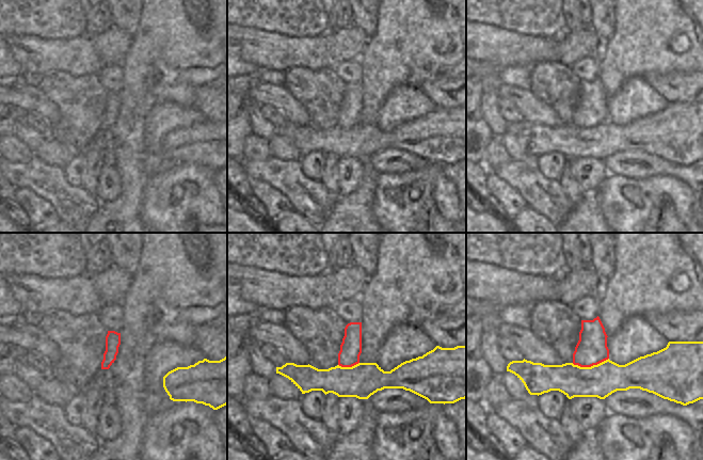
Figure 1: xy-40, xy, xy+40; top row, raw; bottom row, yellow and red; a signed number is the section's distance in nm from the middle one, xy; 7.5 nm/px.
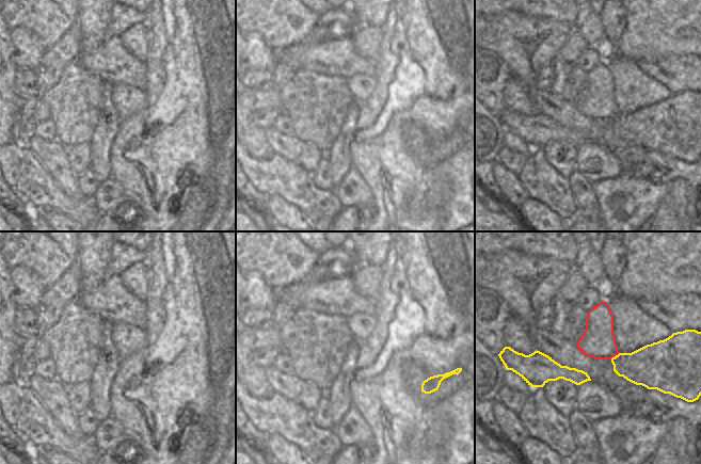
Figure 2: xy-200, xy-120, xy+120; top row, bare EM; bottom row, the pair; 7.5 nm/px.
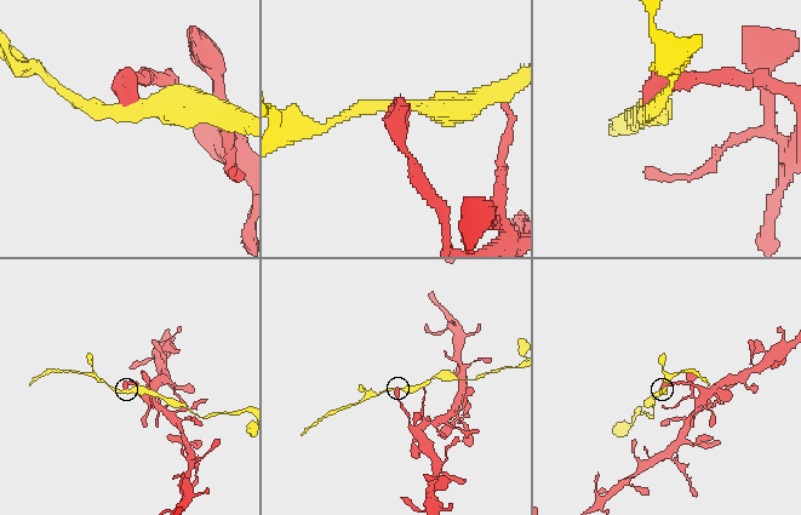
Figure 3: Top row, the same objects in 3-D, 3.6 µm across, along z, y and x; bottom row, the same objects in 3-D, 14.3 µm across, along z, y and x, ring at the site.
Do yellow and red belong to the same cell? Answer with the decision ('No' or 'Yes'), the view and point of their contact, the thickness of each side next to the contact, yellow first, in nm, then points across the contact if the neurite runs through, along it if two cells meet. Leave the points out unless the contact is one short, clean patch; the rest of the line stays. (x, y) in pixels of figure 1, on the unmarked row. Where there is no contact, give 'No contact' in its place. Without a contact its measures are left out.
No. Touches yellow at xy+40 (591, 127). Thickness 240 nm (yellow) against 240 nm. Boundary: xy+40 (608, 119), (590, 127), (578, 127), (572, 124).

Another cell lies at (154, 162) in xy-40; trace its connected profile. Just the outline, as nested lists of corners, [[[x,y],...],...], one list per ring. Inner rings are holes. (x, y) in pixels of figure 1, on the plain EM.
[[[146,152],[144,157],[144,168],[149,173],[160,173],[173,168],[176,164],[185,164],[186,162],[173,162],[170,159],[164,158],[160,154],[154,152]]]

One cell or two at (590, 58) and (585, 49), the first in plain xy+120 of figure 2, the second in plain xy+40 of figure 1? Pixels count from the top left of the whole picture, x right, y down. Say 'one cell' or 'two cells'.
two cells

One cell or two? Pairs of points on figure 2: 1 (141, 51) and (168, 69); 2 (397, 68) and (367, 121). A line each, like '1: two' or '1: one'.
1: two
2: one

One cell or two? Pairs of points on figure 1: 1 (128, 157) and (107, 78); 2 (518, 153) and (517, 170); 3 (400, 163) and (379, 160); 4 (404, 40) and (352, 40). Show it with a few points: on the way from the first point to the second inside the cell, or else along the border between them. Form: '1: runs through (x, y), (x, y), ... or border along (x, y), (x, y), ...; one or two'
1: border along (123, 66), (123, 88), (120, 93); two
2: border along (529, 155), (524, 159), (511, 160); two
3: runs through (395, 163), (384, 161); one
4: border along (368, 38), (365, 49), (358, 59); two

